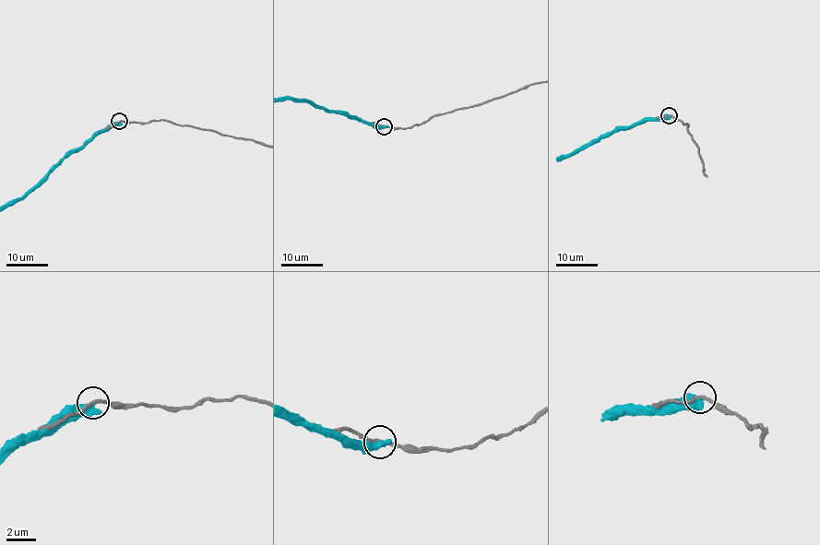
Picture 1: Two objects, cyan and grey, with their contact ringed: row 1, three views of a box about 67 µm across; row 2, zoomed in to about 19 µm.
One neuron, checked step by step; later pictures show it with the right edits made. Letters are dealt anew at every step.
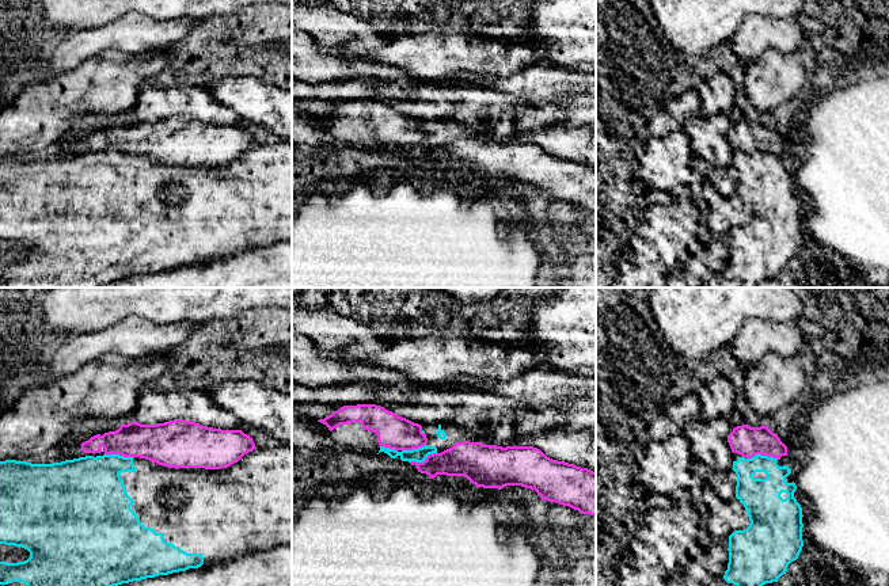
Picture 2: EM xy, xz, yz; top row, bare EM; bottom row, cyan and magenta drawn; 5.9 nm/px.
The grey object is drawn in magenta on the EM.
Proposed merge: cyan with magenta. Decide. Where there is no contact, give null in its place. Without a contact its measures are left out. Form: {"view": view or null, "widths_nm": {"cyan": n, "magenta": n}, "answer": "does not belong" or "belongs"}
{"view": "yz", "widths_nm": {"cyan": 220, "magenta": 180}, "answer": "does not belong"}

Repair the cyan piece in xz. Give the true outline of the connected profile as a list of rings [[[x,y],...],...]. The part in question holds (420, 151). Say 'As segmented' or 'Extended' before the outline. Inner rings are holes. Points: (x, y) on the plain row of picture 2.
Extended. [[[502,114],[494,125],[487,125],[487,115],[482,115],[480,126],[470,126],[453,122],[451,118],[441,121],[423,121],[422,129],[428,140],[413,146],[398,148],[380,142],[380,148],[391,155],[400,153],[402,157],[423,159],[429,151],[441,149],[452,144],[456,138],[482,138],[497,142],[533,142],[540,145],[547,153],[558,157],[574,160],[596,168],[596,130],[592,128],[573,128],[555,125],[550,128],[518,130],[516,117]]]

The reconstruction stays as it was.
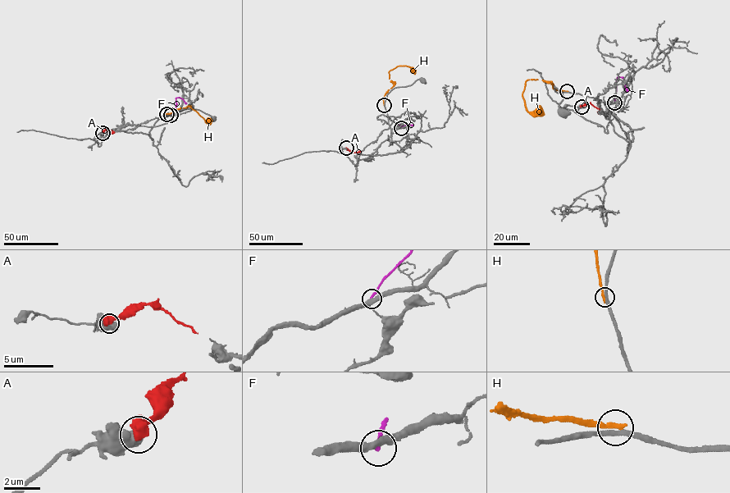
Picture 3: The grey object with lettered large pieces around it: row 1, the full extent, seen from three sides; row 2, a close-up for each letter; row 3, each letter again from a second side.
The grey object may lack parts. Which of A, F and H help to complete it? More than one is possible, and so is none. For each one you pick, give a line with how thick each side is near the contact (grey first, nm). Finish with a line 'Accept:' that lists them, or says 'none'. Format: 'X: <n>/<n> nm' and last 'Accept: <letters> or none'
Accept: none

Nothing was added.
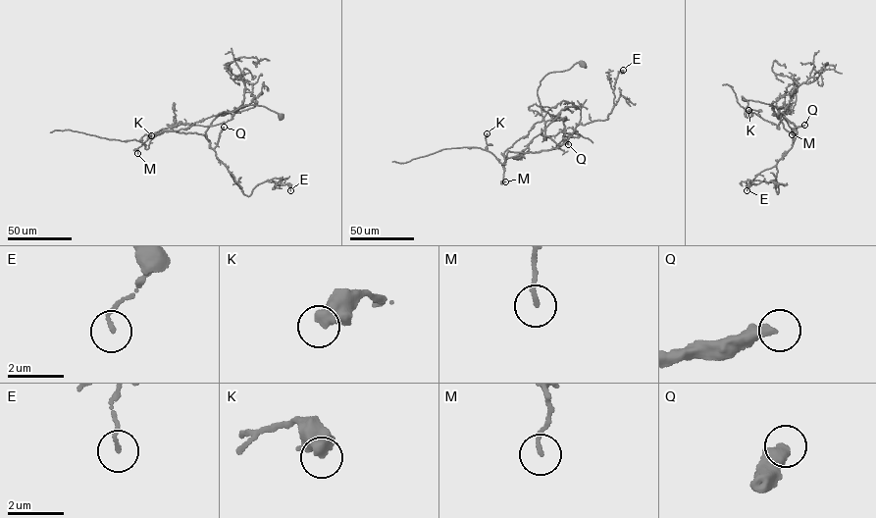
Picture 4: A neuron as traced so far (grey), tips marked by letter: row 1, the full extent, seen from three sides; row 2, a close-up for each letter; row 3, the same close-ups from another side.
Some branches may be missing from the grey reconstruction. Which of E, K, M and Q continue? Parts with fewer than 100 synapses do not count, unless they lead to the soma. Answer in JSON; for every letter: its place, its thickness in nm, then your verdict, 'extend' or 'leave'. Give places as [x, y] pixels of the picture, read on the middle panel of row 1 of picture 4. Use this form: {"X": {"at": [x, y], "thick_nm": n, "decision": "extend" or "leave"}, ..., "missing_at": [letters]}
{"E": {"at": [623, 70], "thick_nm": 130, "decision": "leave"}, "K": {"at": [487, 133], "thick_nm": 600, "decision": "leave"}, "M": {"at": [505, 181], "thick_nm": 130, "decision": "leave"}, "Q": {"at": [568, 144], "thick_nm": 360, "decision": "extend"}, "missing_at": ["Q"]}

